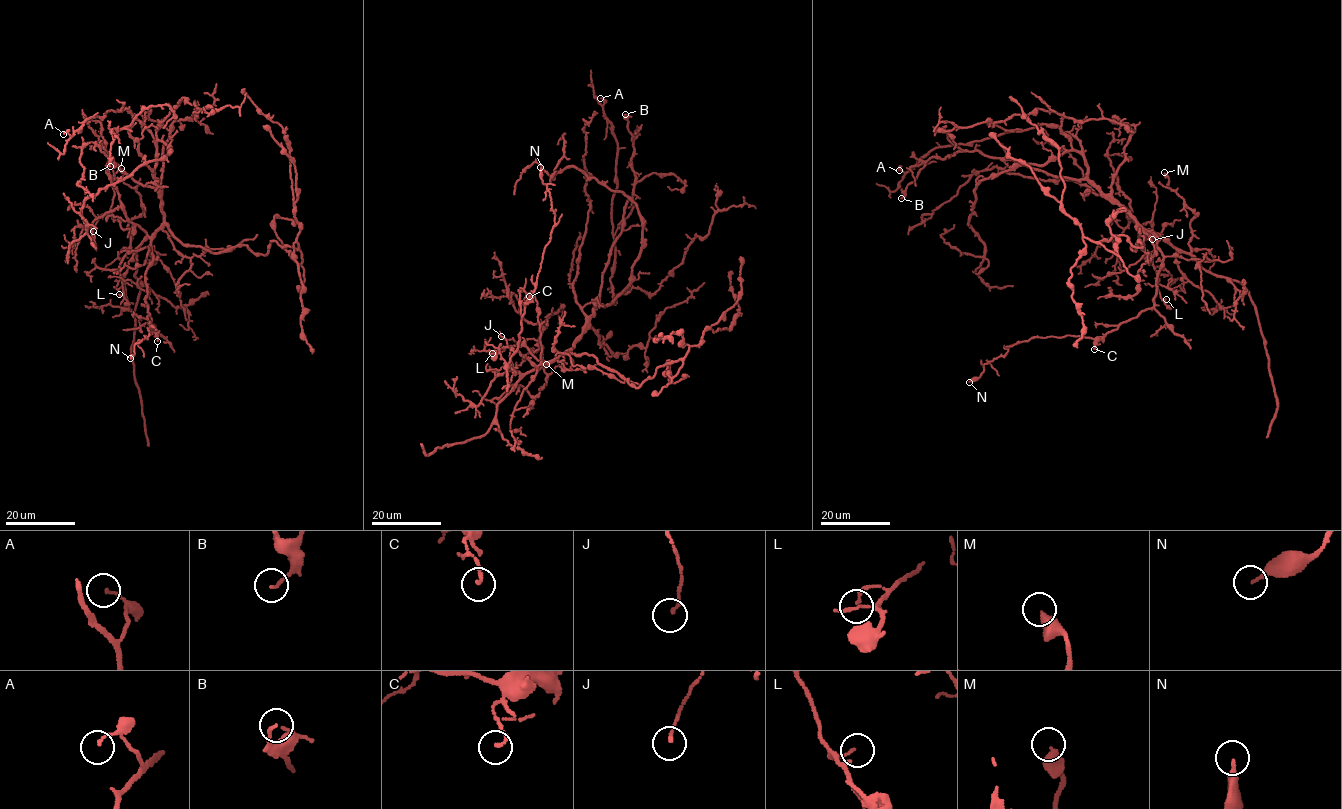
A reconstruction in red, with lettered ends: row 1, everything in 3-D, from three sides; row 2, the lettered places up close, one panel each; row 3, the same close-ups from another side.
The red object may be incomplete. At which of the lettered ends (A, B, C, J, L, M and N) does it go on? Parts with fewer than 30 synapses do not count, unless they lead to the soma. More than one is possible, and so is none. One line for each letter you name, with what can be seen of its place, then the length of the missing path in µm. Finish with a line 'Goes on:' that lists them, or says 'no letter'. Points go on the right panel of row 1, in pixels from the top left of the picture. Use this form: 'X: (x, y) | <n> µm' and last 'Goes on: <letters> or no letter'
Goes on: no letter

